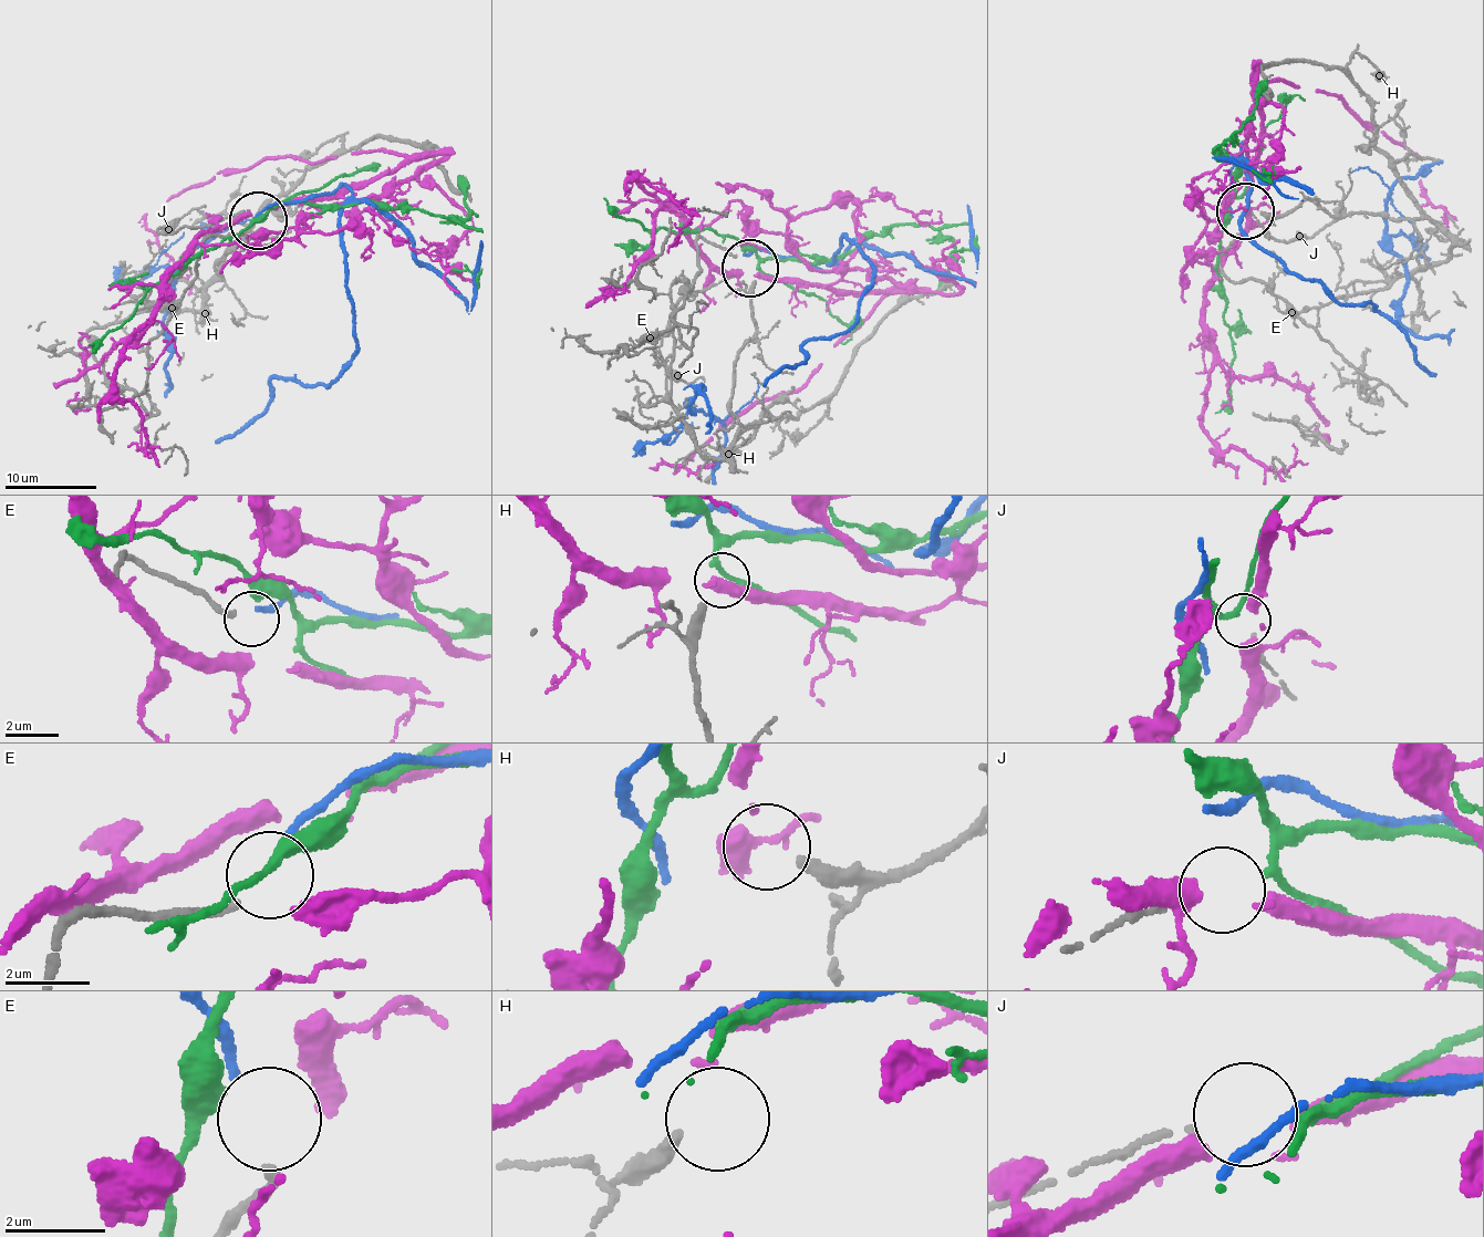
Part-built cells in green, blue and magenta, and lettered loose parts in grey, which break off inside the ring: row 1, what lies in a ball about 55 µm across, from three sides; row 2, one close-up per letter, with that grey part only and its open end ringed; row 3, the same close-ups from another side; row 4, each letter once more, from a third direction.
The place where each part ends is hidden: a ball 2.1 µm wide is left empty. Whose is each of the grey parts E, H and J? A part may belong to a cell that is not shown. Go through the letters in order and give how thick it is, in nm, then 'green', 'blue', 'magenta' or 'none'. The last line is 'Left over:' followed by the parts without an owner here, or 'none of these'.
E: calibre 190 nm; blue
H: calibre 300 nm; none
J: calibre 100 nm; green
Left over: H

